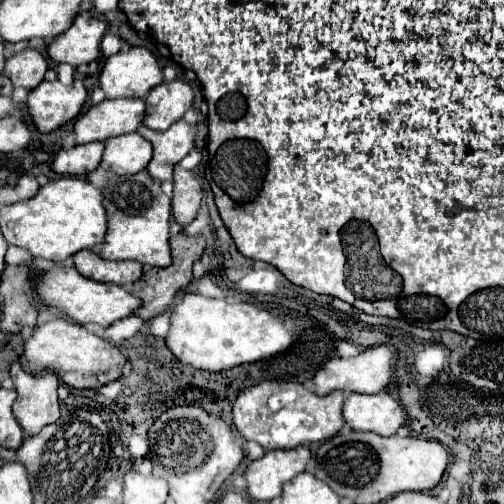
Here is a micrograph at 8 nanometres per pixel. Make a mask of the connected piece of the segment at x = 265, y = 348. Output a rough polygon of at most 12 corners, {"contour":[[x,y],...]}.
{"contour":[[187,292],[165,342],[221,372],[281,354],[293,336],[263,308]]}

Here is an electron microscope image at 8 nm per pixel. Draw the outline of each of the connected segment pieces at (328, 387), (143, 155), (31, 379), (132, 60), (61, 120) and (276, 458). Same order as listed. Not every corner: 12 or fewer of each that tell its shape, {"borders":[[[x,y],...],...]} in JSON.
{"borders":[[[371,346],[331,358],[313,392],[377,394],[391,380],[393,352]],[[137,132],[105,140],[101,166],[115,174],[145,170],[151,144]],[[13,362],[13,414],[27,436],[59,420],[59,378]],[[147,48],[103,64],[105,98],[145,98],[163,82]],[[81,80],[41,82],[27,98],[35,130],[47,134],[77,118]],[[305,446],[271,450],[245,470],[253,500],[281,496],[281,486],[311,460]]]}

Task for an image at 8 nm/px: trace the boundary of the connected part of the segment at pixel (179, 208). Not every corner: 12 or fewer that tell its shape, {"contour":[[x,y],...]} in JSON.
{"contour":[[175,166],[173,218],[187,226],[203,198],[193,174]]}

